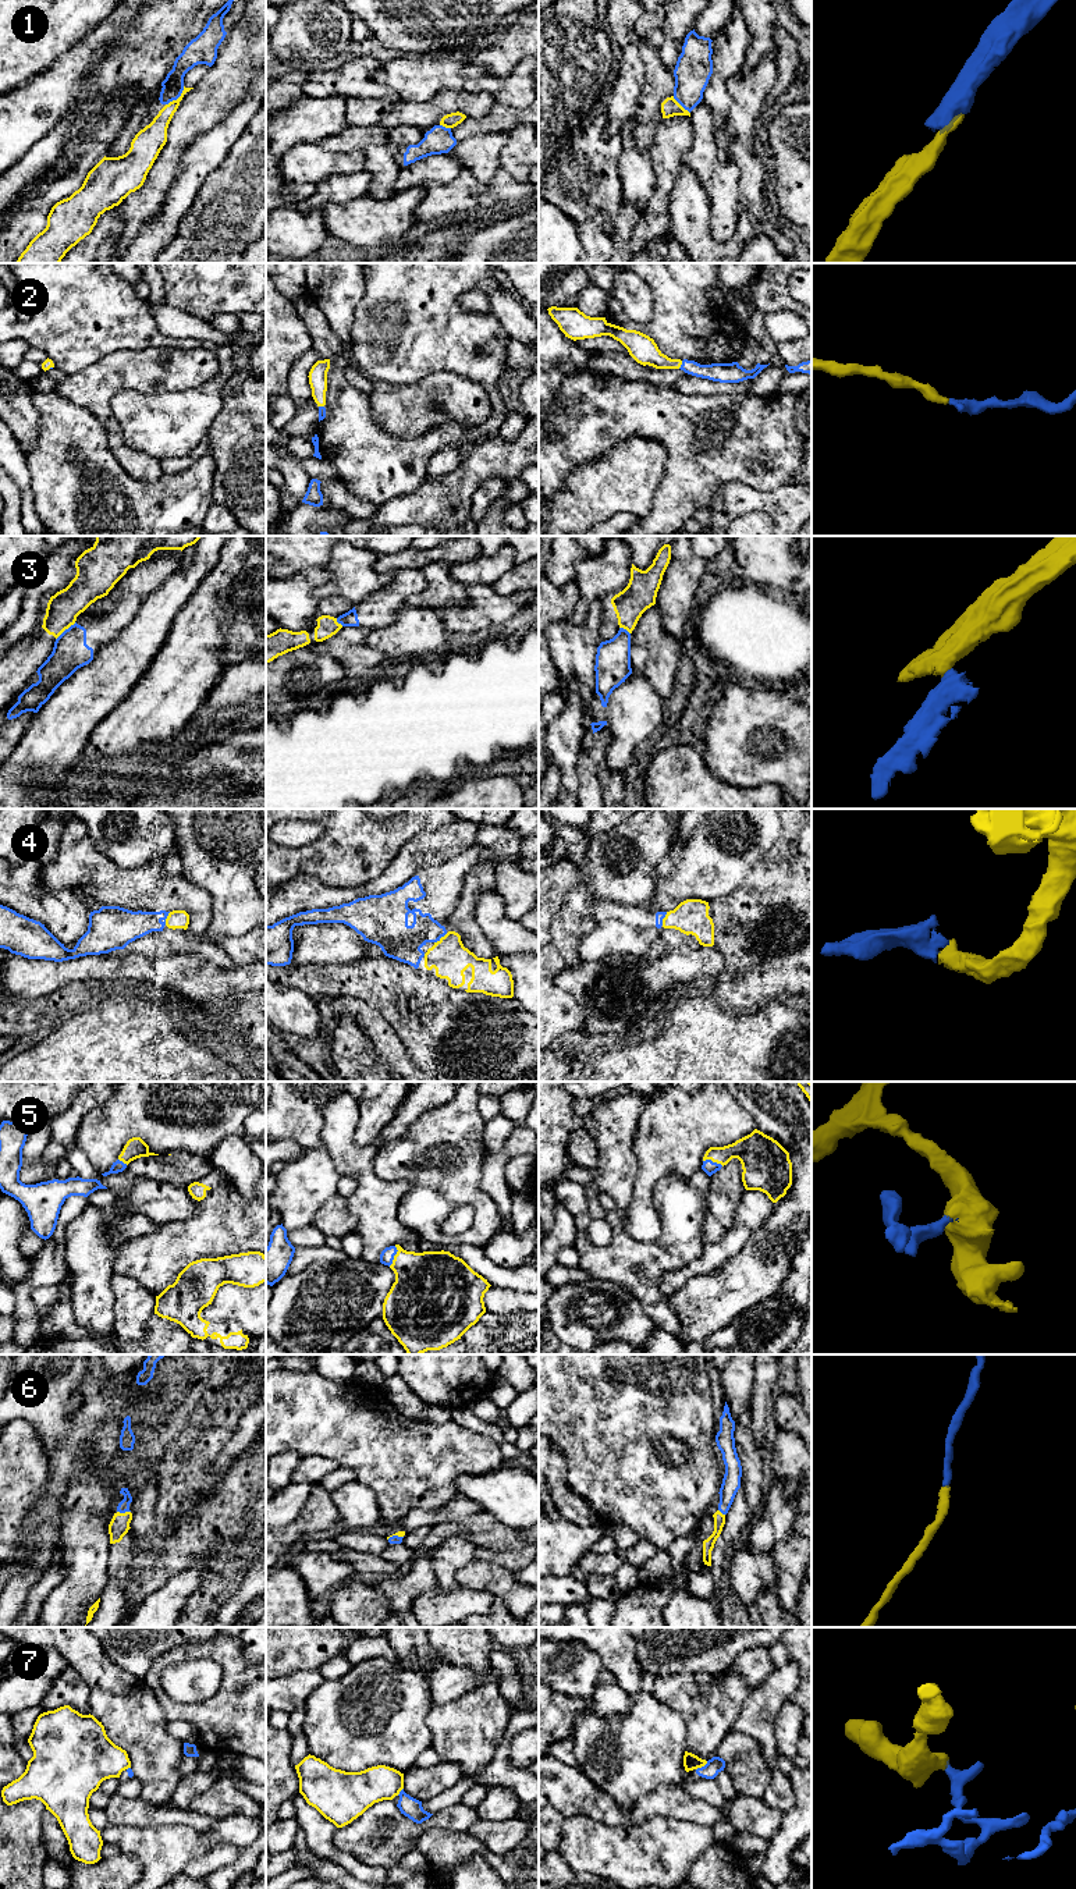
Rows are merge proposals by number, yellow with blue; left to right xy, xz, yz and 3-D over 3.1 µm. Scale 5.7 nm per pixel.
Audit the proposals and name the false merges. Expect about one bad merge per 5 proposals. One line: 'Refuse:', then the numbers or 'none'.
Refuse: 3, 7

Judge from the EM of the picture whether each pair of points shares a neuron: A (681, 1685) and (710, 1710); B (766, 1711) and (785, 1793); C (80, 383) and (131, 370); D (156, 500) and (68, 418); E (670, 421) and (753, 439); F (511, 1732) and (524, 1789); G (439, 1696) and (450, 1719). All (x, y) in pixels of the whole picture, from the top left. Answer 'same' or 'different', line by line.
A: same
B: same
C: same
D: same
E: same
F: same
G: different

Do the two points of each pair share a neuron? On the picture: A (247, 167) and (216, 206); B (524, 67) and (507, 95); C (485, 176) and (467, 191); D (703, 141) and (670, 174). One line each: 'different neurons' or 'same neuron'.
A: same neuron
B: same neuron
C: different neurons
D: different neurons

